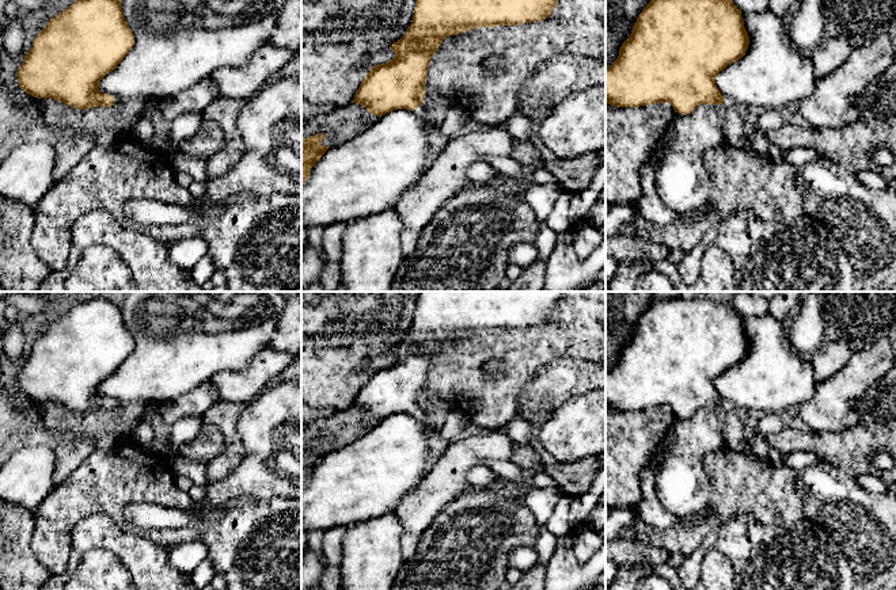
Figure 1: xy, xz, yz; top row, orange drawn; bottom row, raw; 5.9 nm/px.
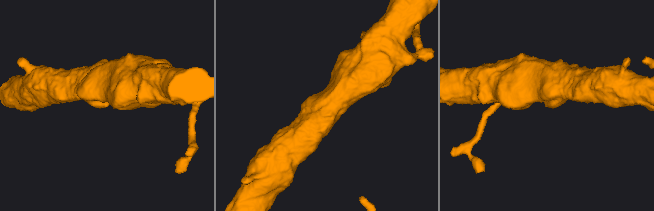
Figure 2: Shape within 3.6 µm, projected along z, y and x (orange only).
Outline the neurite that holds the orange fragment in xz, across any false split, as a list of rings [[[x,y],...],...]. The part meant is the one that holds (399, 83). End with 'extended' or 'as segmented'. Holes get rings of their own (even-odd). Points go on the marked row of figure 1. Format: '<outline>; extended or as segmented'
[[[415,0],[411,24],[406,34],[391,45],[395,57],[369,69],[352,103],[361,104],[377,117],[398,109],[414,110],[417,115],[424,115],[428,66],[444,38],[477,27],[540,22],[553,14],[557,3],[558,0]]]; extended

